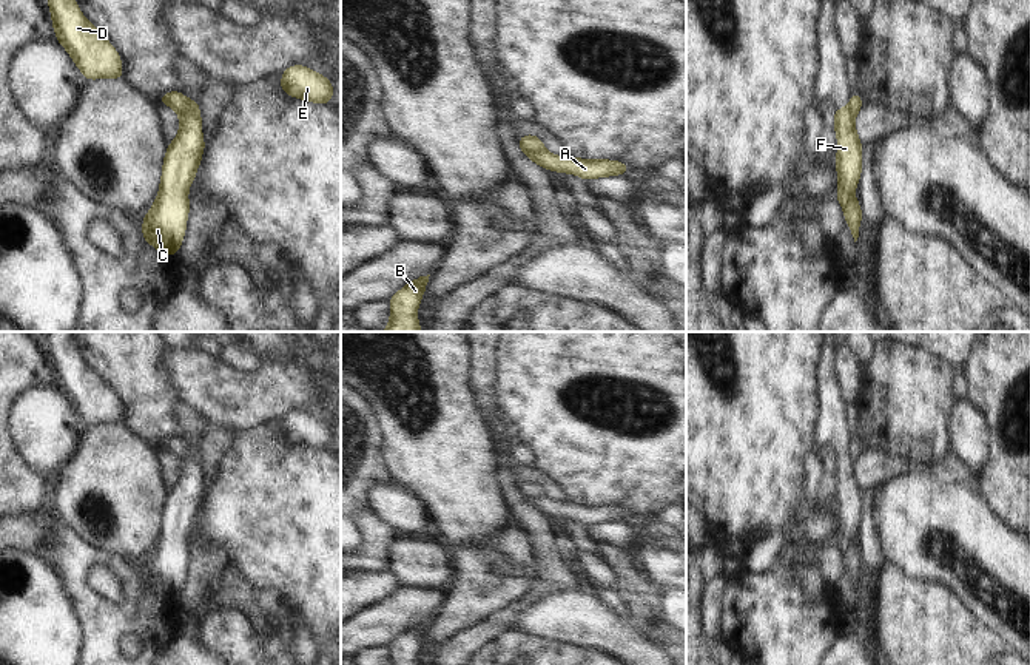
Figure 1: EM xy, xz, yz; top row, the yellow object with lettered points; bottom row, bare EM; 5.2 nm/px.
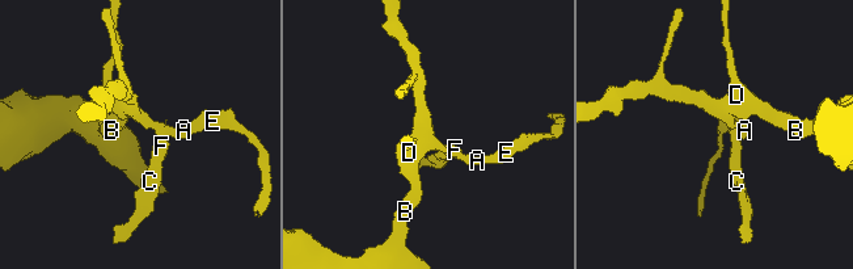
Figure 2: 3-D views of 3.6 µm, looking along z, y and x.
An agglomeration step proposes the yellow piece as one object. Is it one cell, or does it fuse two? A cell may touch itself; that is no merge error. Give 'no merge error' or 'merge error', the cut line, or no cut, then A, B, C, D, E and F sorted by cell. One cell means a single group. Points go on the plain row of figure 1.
merge error; cut in xz along (520, 491), (534, 497), (543, 496); A B D E / C F

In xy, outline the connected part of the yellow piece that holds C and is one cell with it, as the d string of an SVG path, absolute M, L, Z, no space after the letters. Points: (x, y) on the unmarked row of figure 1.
M185 455L179 468L179 478L165 497L157 543L142 568L142 583L163 602L179 602L190 559L188 534L205 495L202 464Z

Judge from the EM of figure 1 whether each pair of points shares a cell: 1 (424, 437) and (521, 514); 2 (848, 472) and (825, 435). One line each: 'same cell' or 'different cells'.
1: different cells
2: same cell

